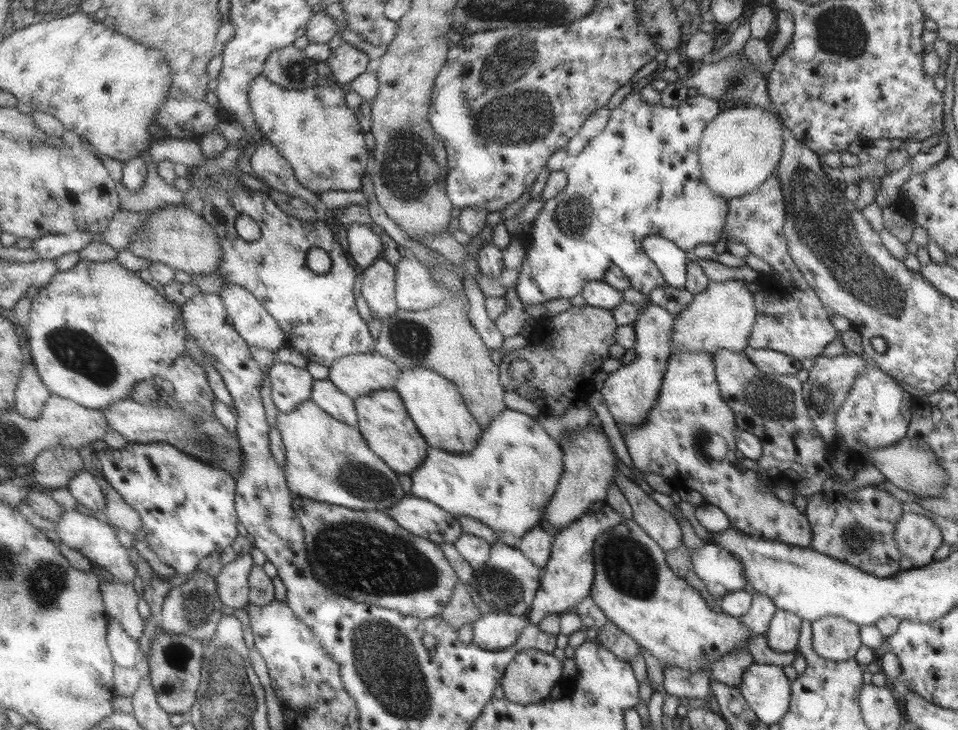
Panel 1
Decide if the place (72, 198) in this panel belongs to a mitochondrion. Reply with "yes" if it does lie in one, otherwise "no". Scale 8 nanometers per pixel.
no

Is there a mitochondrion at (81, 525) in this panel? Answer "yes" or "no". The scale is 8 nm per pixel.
no

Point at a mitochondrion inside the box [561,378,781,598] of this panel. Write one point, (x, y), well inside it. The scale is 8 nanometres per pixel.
(698, 442)

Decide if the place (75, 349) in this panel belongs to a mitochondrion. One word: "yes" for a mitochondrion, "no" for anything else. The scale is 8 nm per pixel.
yes

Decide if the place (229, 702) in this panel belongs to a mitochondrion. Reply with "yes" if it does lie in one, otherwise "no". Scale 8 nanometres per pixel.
yes

